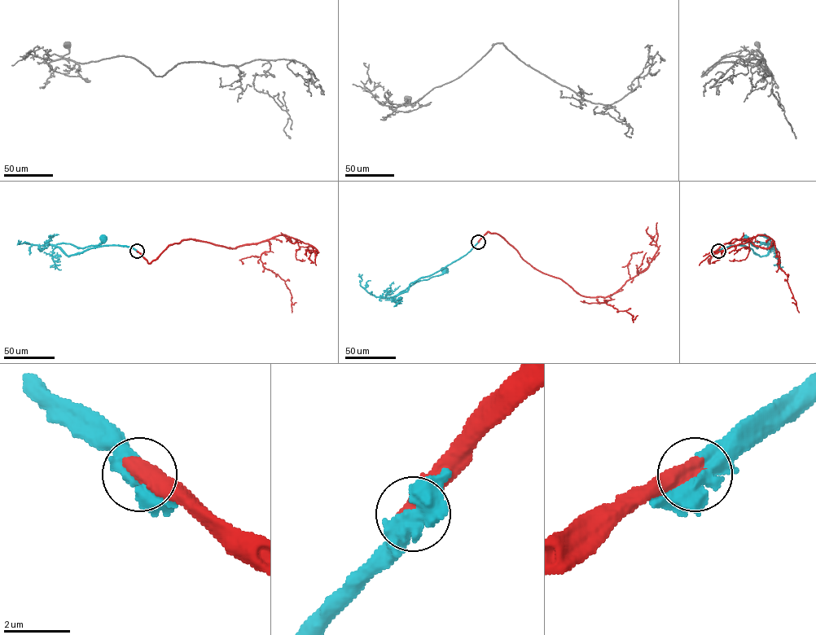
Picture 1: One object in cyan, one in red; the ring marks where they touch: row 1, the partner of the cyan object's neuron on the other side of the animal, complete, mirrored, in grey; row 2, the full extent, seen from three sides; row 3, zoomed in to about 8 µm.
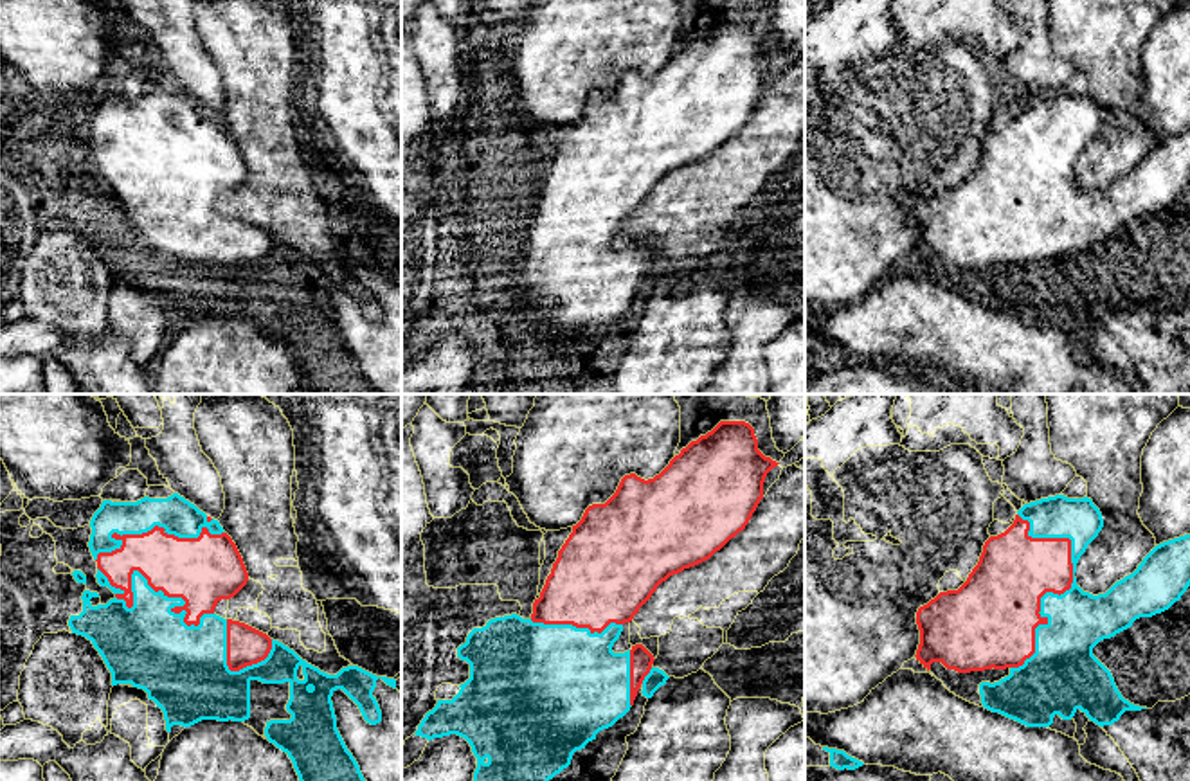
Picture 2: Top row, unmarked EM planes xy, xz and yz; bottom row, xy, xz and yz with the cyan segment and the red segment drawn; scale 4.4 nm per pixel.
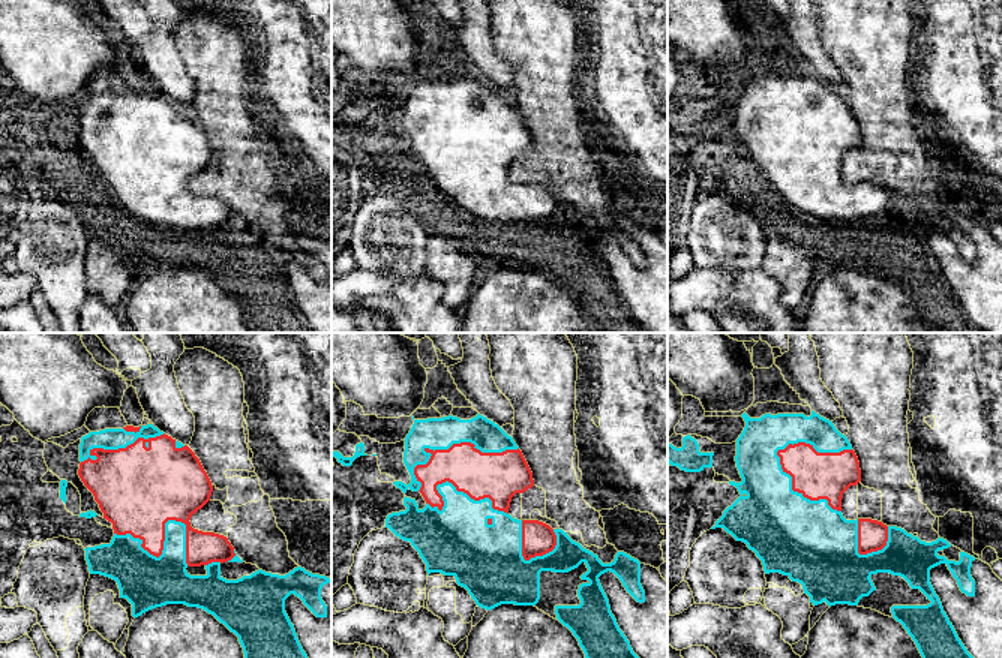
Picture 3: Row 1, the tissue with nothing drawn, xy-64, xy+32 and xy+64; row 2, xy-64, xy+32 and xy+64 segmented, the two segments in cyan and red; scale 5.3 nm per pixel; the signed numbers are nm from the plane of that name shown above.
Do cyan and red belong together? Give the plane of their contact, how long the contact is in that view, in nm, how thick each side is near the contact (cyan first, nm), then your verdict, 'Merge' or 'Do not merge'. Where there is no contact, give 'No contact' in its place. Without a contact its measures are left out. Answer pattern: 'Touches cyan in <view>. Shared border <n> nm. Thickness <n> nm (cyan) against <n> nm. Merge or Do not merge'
Touches cyan in yz. Shared border 700 nm. Thickness 280 nm (cyan) against 300 nm. Merge

